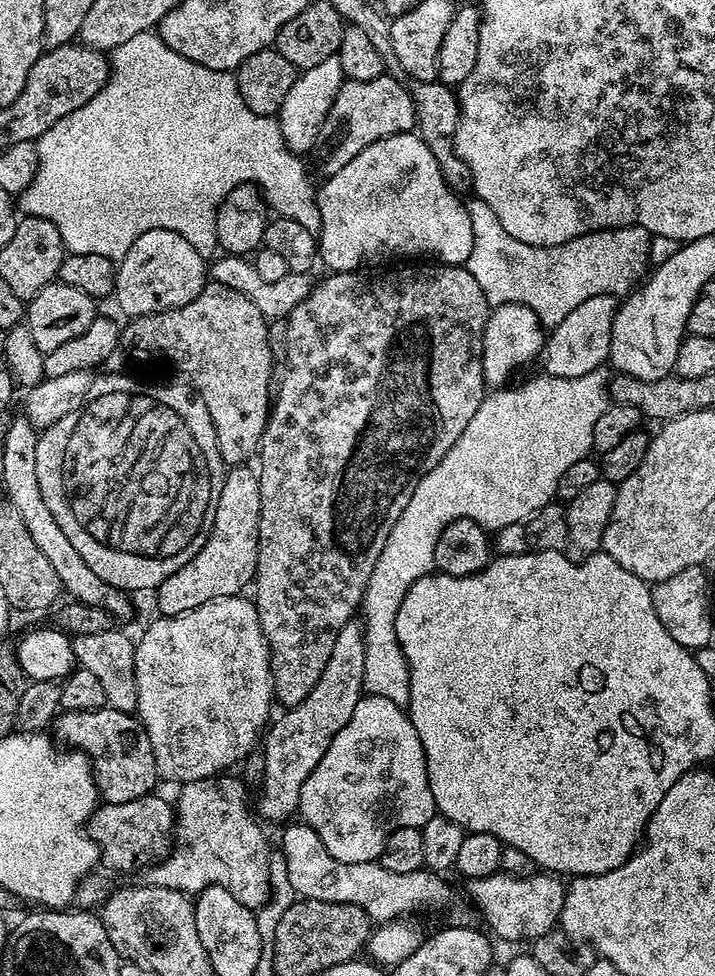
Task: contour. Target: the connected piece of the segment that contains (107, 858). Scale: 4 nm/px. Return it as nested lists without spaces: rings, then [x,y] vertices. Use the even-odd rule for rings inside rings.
[[[149,794],[121,804],[104,802],[93,812],[88,819],[88,832],[98,846],[103,867],[112,872],[132,872],[136,867],[147,865],[148,856],[163,857],[173,847],[176,814],[169,801],[167,804],[156,795]]]

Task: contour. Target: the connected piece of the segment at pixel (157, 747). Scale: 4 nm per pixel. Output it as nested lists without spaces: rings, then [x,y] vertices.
[[[247,595],[227,596],[206,602],[186,614],[177,616],[160,616],[156,621],[141,634],[136,645],[136,685],[138,686],[138,702],[136,703],[135,715],[143,724],[146,734],[150,738],[150,746],[154,750],[154,762],[157,773],[168,780],[176,780],[177,785],[189,784],[202,778],[219,776],[227,773],[239,765],[248,757],[250,749],[257,747],[262,733],[269,727],[270,717],[273,715],[274,705],[274,682],[272,681],[272,652],[268,648],[268,639],[262,634],[262,626],[258,618],[258,610]]]

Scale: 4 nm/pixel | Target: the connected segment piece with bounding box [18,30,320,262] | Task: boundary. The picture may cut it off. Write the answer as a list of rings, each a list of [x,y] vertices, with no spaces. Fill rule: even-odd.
[[[159,31],[143,32],[134,34],[134,38],[129,38],[127,42],[122,42],[122,46],[113,48],[110,53],[110,71],[106,86],[86,102],[86,106],[78,106],[74,114],[66,114],[46,134],[42,134],[40,139],[35,141],[38,150],[38,174],[34,174],[34,182],[26,191],[20,193],[18,204],[29,216],[46,218],[46,222],[54,222],[58,226],[58,234],[62,234],[62,242],[65,249],[71,254],[102,254],[102,258],[110,258],[113,262],[118,262],[134,246],[134,238],[138,234],[146,234],[146,230],[174,230],[174,234],[182,234],[198,254],[206,258],[217,255],[218,245],[216,243],[216,211],[218,206],[226,198],[230,190],[239,184],[254,184],[264,194],[268,202],[269,209],[276,216],[294,218],[294,222],[306,226],[306,230],[319,233],[320,231],[320,207],[316,204],[317,189],[312,188],[312,180],[308,177],[308,172],[304,169],[304,164],[299,155],[286,146],[282,138],[279,119],[262,114],[254,114],[250,106],[242,98],[238,90],[238,82],[232,72],[222,70],[210,70],[198,62],[190,62],[190,58],[182,58],[182,54],[174,54],[170,46],[166,46],[160,38]]]

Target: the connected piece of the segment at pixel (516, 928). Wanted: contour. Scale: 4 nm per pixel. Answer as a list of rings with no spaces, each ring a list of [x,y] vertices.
[[[501,870],[492,876],[471,881],[472,900],[488,923],[487,931],[504,940],[537,940],[542,934],[557,927],[563,908],[566,884],[556,874],[509,876]]]

